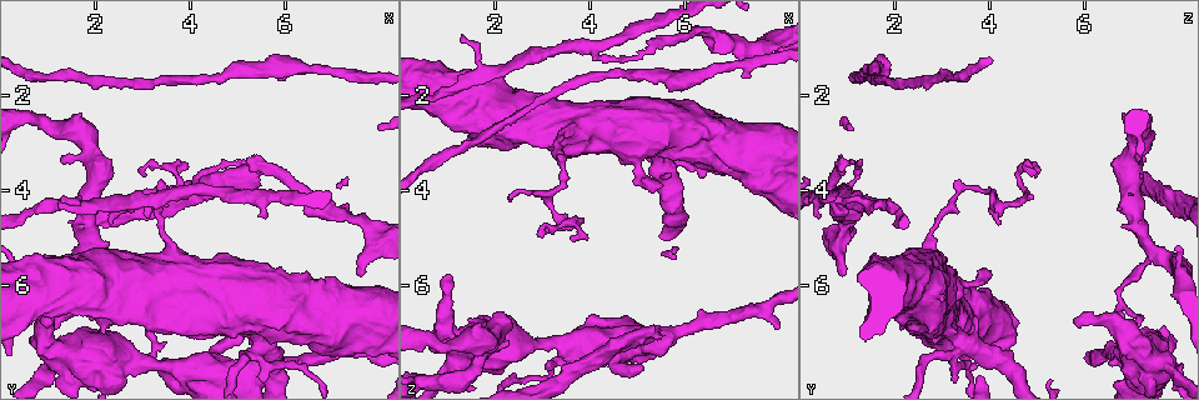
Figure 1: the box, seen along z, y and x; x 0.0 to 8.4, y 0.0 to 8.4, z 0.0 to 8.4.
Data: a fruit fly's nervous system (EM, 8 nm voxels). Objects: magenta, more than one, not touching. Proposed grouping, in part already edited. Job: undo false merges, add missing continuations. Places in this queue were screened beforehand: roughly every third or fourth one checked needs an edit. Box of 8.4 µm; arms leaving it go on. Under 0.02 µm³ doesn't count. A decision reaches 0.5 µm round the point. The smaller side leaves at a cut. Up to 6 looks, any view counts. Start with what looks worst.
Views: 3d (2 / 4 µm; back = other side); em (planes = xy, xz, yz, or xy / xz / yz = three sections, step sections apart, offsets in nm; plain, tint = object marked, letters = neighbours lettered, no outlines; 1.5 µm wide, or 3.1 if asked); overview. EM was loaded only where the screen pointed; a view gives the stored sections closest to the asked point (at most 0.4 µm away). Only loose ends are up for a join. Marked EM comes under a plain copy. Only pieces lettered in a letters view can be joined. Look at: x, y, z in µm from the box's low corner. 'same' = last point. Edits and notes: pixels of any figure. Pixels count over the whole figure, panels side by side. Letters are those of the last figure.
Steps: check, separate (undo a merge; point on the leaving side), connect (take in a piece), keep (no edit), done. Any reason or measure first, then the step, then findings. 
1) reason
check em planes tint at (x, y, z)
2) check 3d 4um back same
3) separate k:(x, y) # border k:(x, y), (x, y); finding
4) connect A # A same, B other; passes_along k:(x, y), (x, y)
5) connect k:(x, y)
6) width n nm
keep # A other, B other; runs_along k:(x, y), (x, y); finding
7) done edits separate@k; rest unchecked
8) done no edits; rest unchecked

an open end
check 3d 2um at (5.50, 3.60, 7.00)

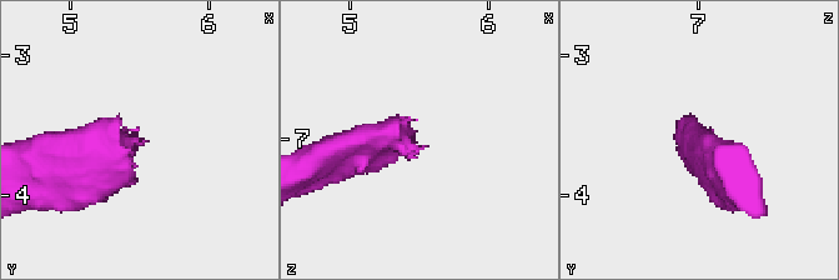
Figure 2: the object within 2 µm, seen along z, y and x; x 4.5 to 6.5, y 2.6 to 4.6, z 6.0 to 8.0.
need the tissue
check em planes tint at (5.56, 3.62, 7.02)

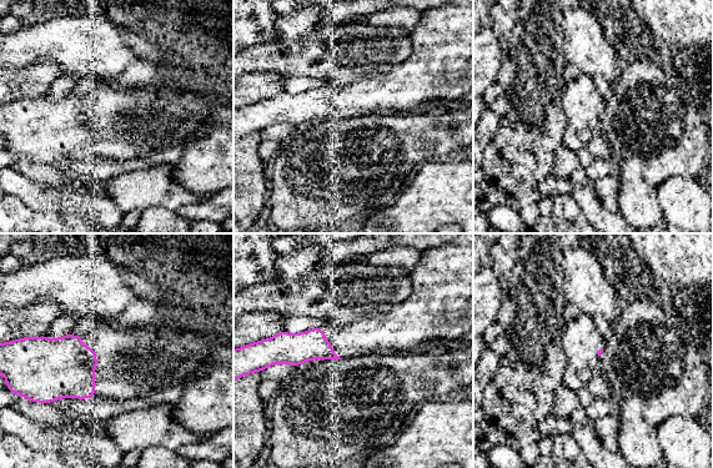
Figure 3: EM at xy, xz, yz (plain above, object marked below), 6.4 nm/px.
what lies round it
check em planes letters same

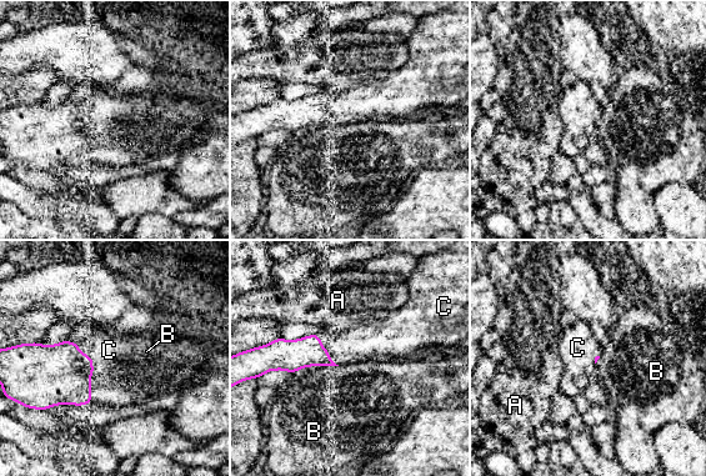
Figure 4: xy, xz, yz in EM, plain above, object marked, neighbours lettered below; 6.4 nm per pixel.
connect C # A other, B other, C same; the cell continues

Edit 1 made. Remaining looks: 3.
check overview

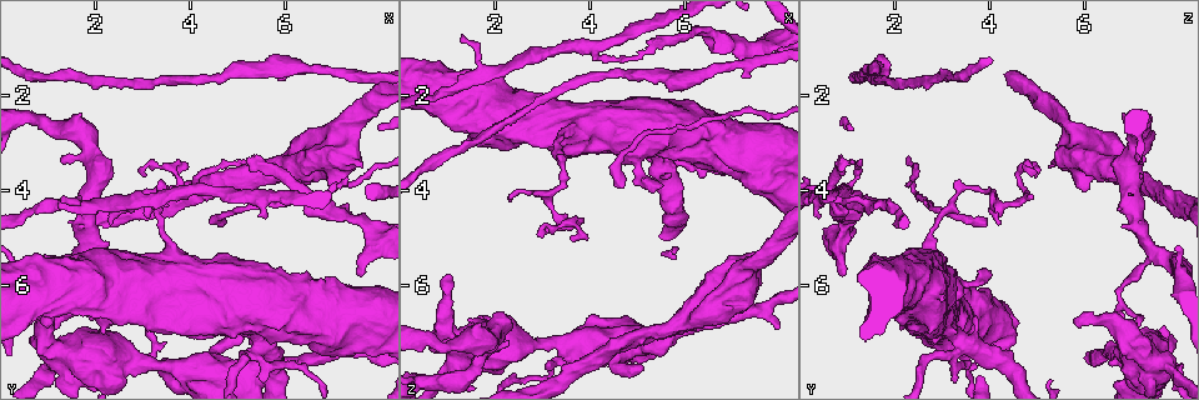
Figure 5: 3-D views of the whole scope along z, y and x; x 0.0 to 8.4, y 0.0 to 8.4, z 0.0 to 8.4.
tapers out
check em xz step 4 letters at (1.35, 4.25, 0.70)

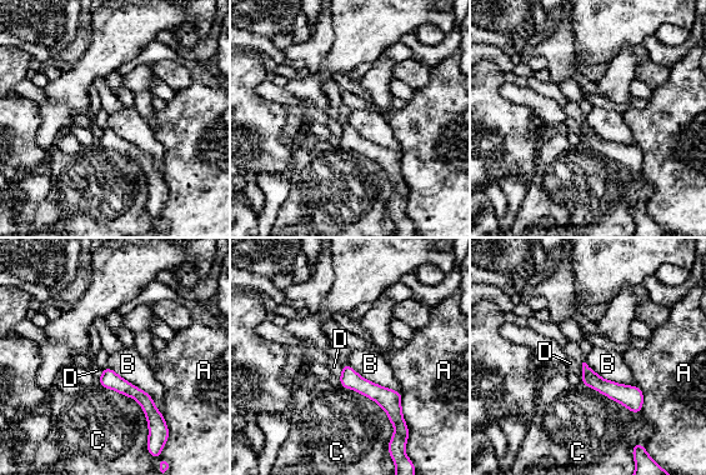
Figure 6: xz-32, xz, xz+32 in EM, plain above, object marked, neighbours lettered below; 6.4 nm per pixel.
width 100 nm
keep # A other, B other, C other, D other; runs_along 6:(345, 369), (399, 414); no lettered piece goes on from it

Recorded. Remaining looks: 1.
sudden change in width
check em planes letters at (5.05, 5.95, 3.50)

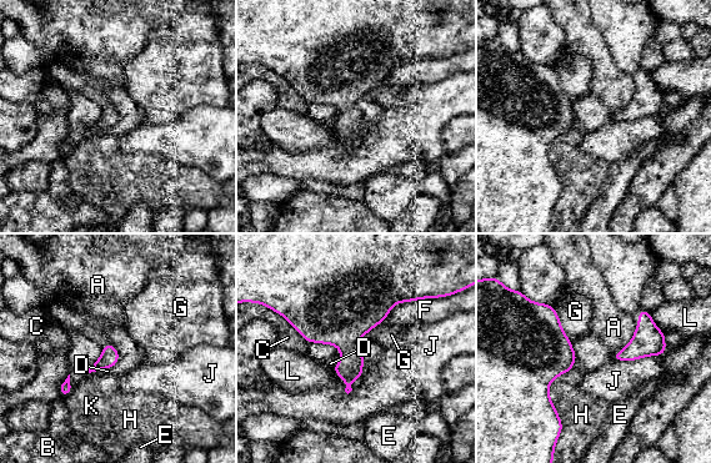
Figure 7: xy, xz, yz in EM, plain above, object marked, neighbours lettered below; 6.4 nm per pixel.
keep # A other, B other, C other, D other, E other, F other, G other, H other, J other, K other, L other; border 7:(636, 328), (631, 340), (614, 353); all the same cell

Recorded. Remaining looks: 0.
done edits connect@4; rest unchecked

